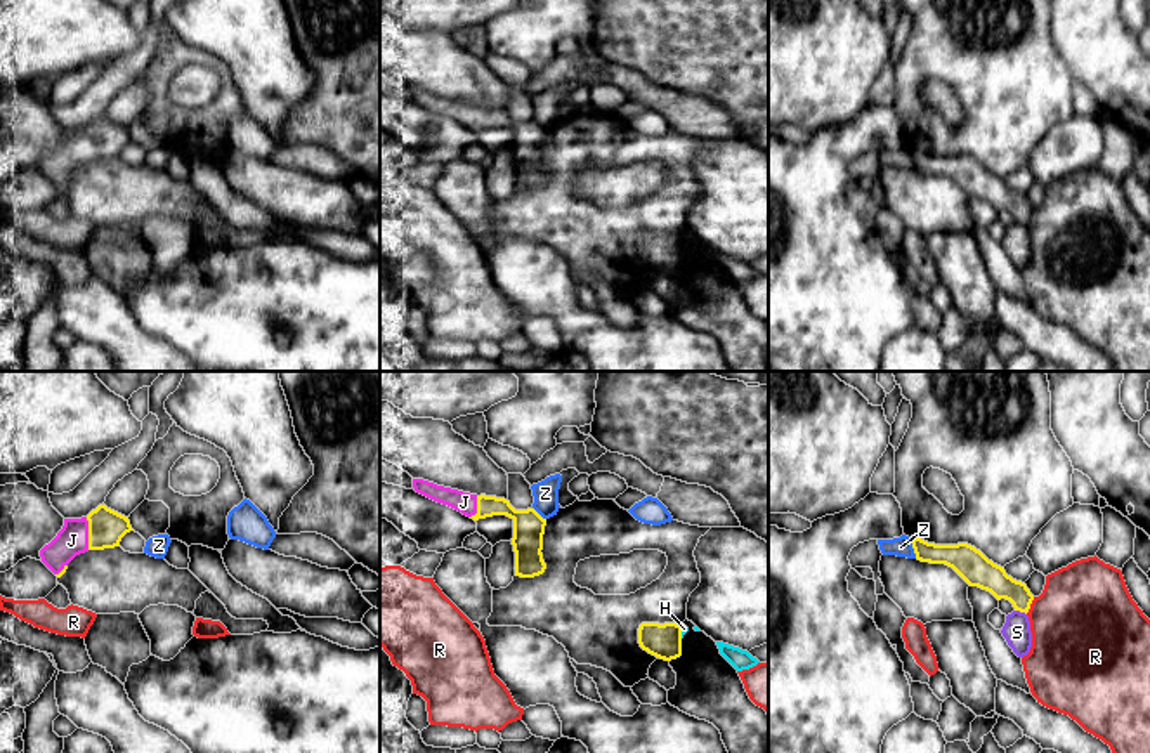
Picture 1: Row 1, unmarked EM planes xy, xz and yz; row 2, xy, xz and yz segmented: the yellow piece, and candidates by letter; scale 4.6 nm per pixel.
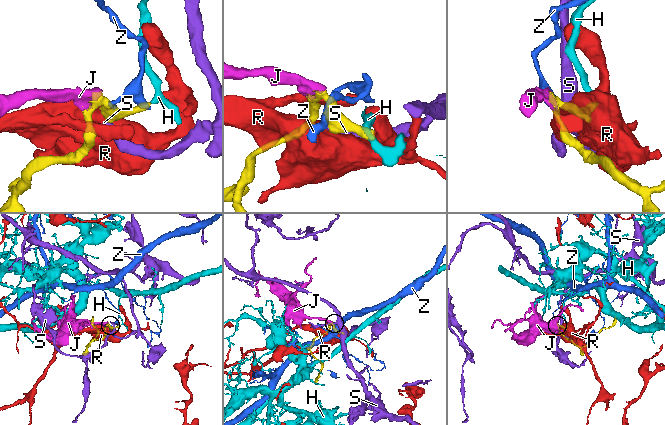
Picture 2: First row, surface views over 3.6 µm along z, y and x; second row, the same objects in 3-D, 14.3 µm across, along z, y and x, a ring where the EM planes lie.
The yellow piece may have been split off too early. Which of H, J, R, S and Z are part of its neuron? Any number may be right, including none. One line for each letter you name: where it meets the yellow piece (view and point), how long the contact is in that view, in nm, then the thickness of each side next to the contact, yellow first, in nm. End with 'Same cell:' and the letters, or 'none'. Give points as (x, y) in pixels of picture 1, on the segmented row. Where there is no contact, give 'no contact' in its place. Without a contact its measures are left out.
J: meets yellow in xy at (89, 533); contact 150 nm long; 170 nm thick on the yellow side, 150 nm on the other
Same cell: J

